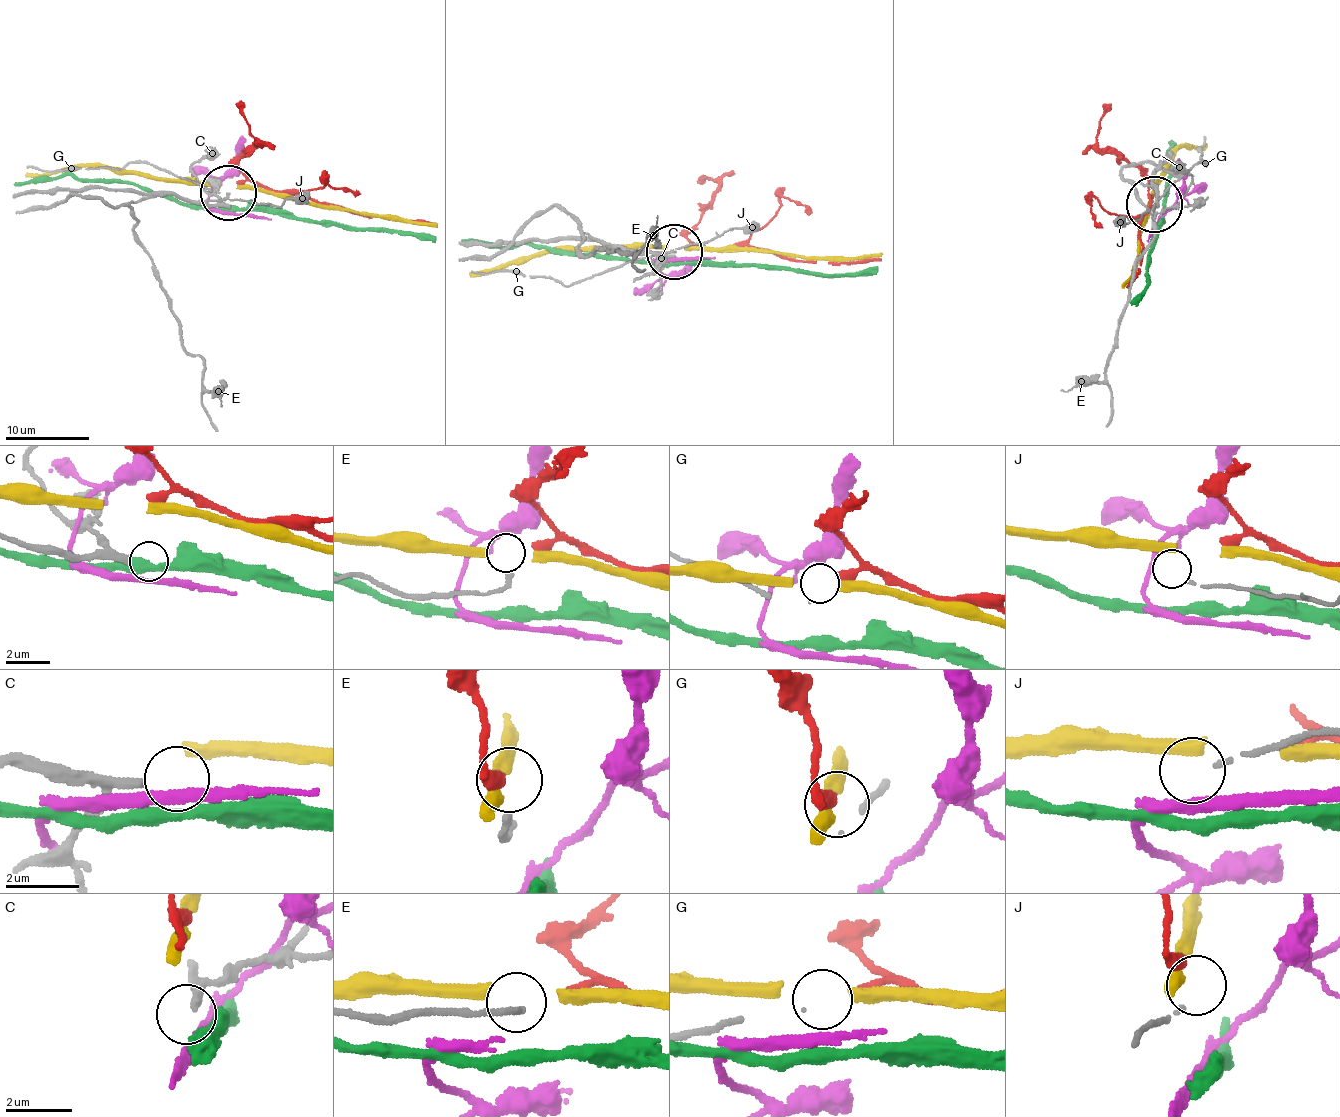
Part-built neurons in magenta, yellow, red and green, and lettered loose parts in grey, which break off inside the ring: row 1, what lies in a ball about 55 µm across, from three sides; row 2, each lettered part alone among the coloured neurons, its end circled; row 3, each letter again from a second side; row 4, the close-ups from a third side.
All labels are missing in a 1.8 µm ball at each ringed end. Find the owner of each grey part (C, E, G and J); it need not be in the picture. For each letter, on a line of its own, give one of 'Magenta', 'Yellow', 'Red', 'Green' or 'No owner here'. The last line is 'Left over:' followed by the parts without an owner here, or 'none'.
C: No owner here
E: No owner here
G: Red
J: No owner here
Left over: C, E, J

